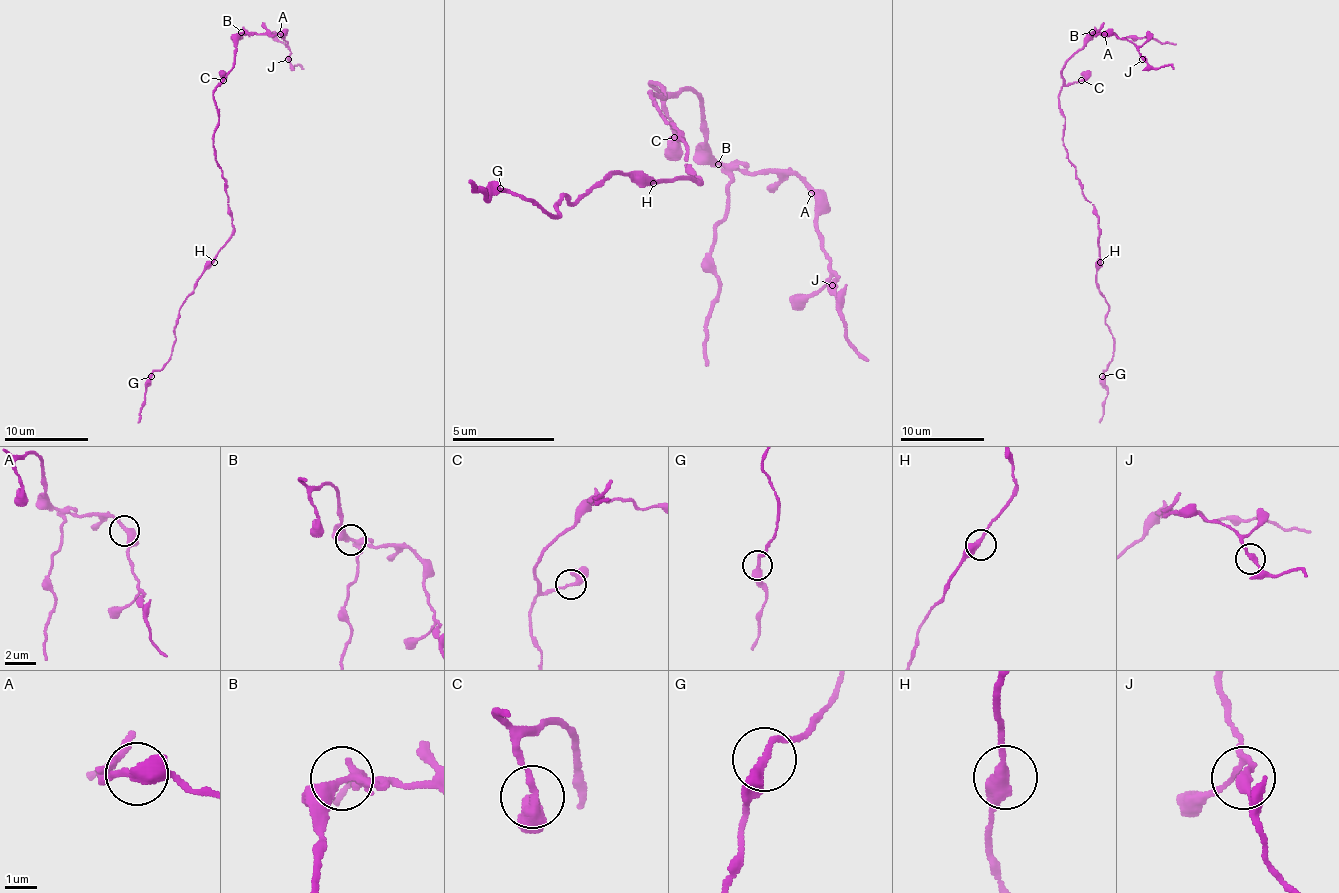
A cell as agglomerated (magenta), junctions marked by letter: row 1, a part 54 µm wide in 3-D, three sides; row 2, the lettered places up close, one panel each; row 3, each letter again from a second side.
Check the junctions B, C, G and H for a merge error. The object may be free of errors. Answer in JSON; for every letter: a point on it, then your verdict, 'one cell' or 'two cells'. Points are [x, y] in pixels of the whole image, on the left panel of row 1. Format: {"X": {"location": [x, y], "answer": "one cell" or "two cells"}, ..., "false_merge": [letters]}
{"B": {"location": [241, 32], "answer": "two cells"}, "C": {"location": [223, 80], "answer": "one cell"}, "G": {"location": [151, 376], "answer": "one cell"}, "H": {"location": [214, 262], "answer": "one cell"}, "false_merge": ["B"]}

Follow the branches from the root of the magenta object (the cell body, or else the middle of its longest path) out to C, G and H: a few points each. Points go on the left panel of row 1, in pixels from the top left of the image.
C: (221, 171), (214, 158), (214, 129), (218, 122), (218, 110), (212, 91), (223, 80)
G: (221, 171), (227, 188), (233, 234), (183, 304), (178, 323), (174, 327), (172, 354), (151, 376)
H: (221, 171), (227, 188), (233, 234), (218, 251), (214, 262)

